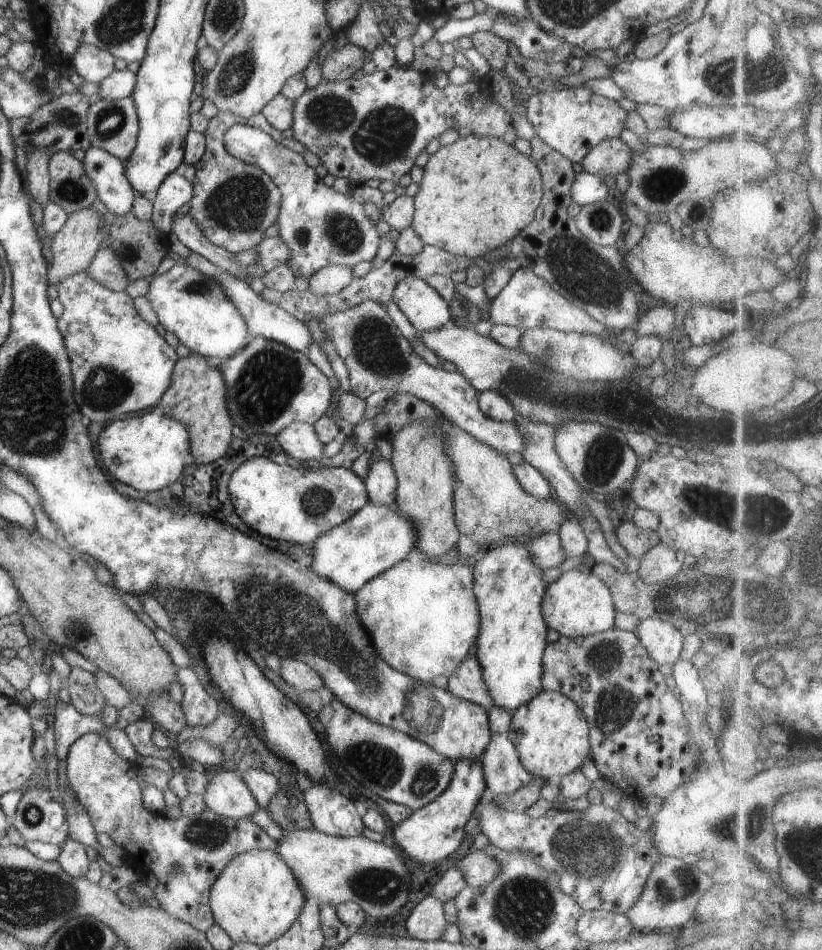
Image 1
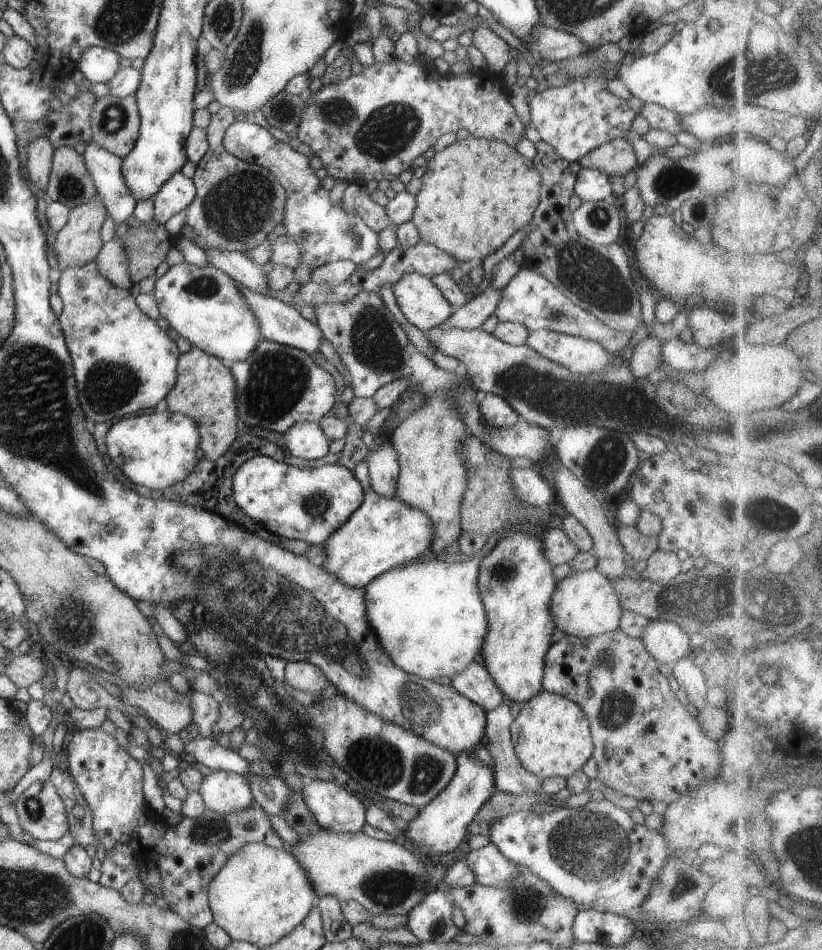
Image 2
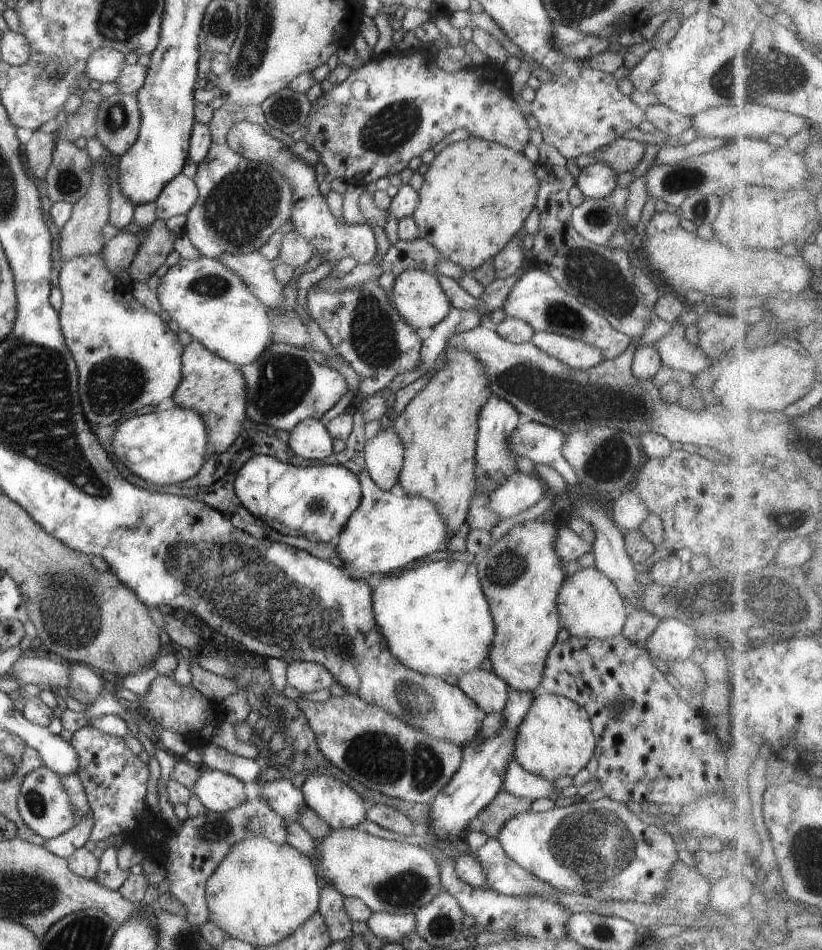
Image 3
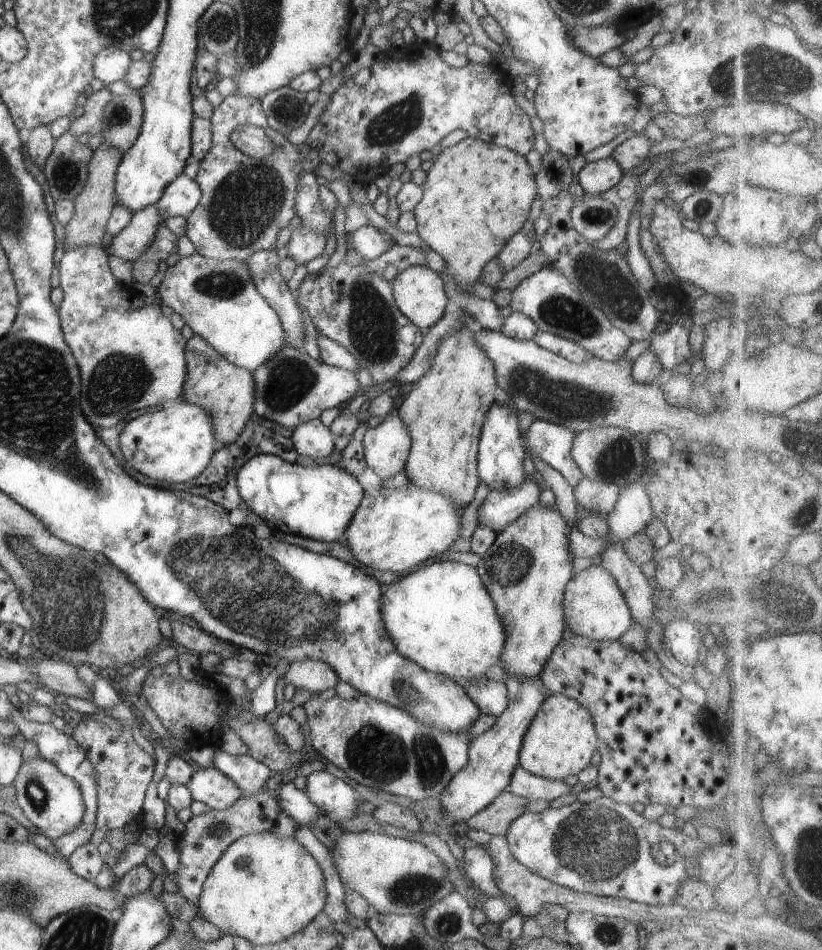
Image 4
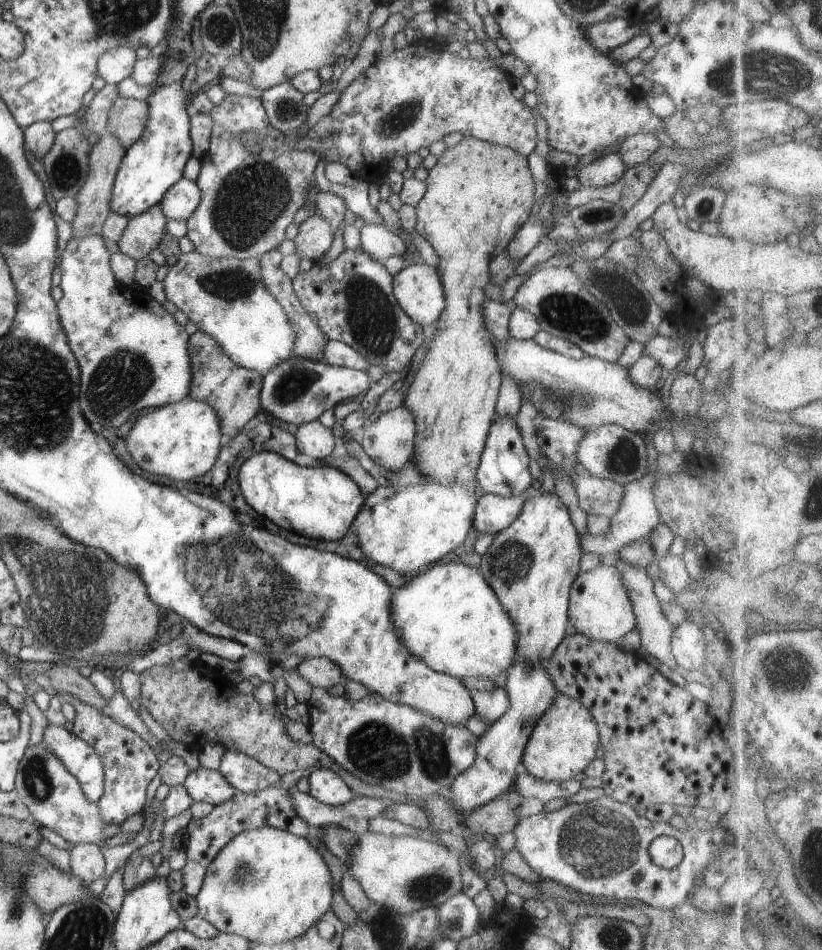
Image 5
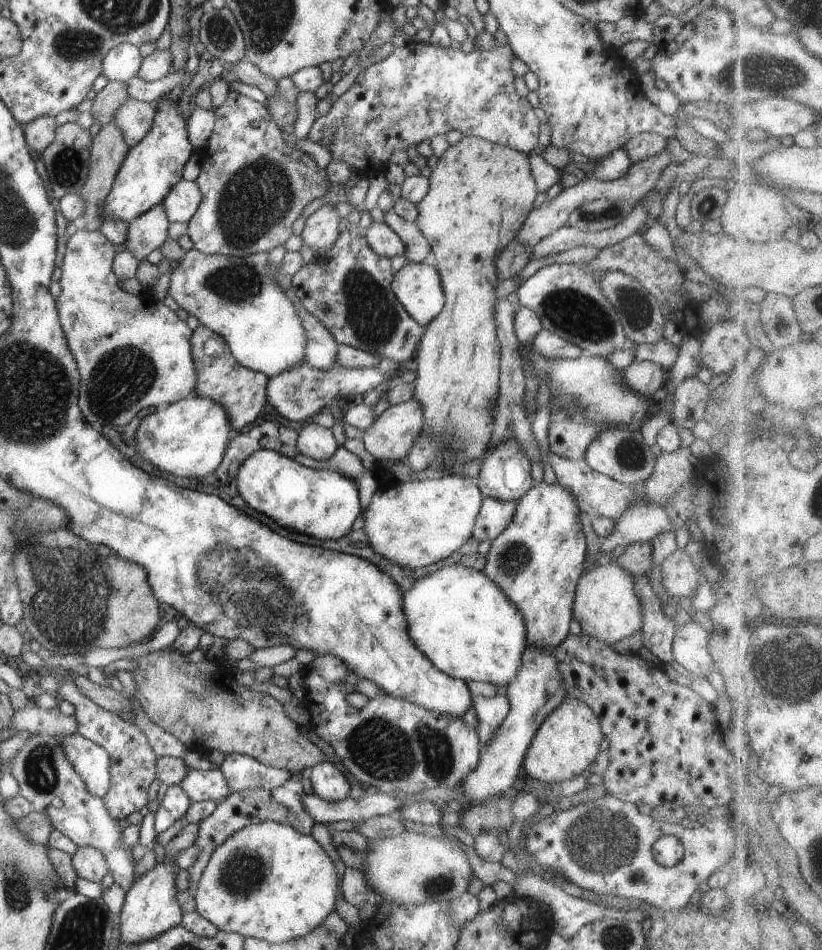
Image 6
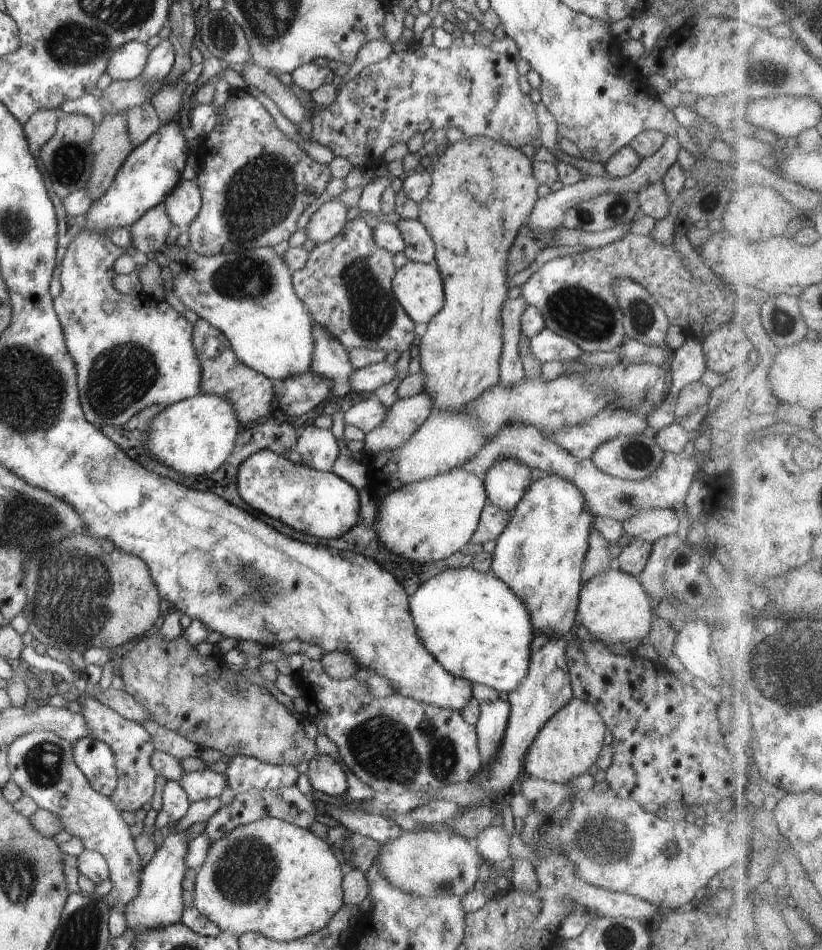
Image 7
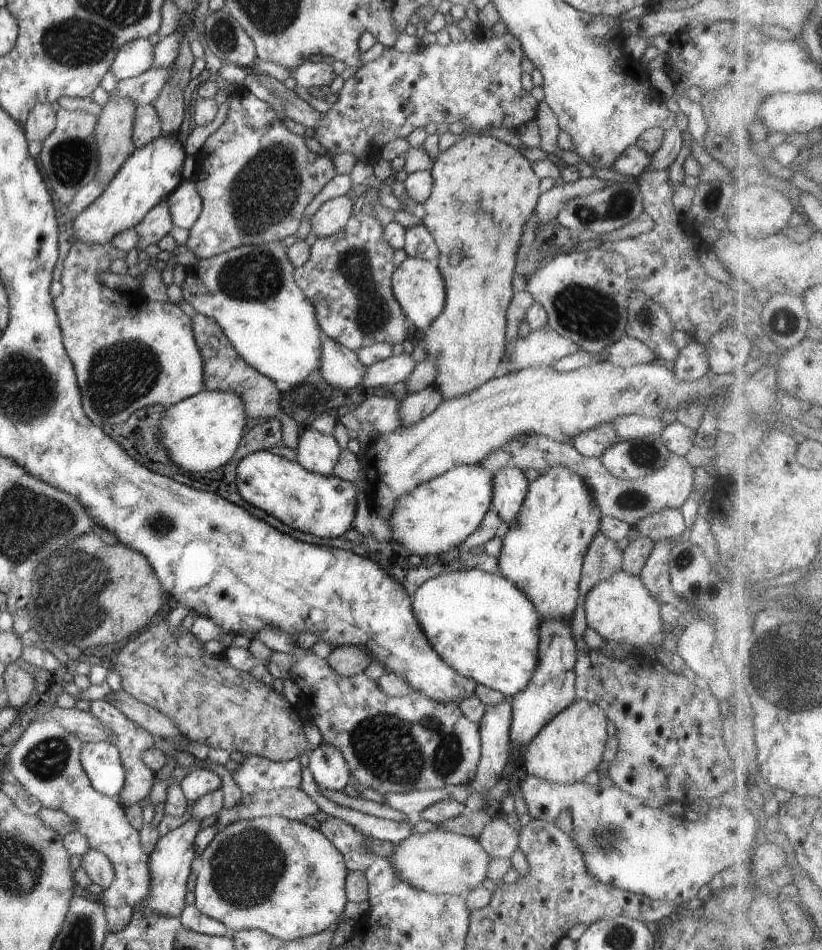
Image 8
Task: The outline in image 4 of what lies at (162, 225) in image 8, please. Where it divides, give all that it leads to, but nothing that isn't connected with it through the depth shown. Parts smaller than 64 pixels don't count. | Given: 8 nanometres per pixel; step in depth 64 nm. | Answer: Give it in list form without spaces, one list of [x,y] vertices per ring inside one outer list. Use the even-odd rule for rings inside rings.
[[[155,204],[134,212],[130,224],[112,238],[106,247],[109,256],[133,262],[152,244],[156,230],[162,226],[162,217]]]

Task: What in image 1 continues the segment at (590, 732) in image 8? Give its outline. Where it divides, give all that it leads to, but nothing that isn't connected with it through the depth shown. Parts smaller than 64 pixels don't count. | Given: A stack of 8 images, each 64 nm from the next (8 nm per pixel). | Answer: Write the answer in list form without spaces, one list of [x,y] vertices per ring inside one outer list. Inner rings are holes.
[[[542,690],[529,700],[519,706],[511,714],[511,730],[510,741],[518,750],[520,762],[522,766],[533,775],[544,780],[560,779],[576,769],[580,769],[584,759],[591,754],[589,743],[589,726],[586,717],[584,716],[580,707],[570,698],[554,692],[552,690]]]

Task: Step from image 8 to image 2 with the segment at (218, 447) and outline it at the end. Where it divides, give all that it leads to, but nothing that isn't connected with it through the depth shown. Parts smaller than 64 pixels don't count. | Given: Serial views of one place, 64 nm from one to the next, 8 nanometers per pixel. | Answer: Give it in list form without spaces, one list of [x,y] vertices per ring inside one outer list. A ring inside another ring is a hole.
[[[161,400],[157,407],[152,414],[140,414],[113,423],[104,440],[109,458],[125,477],[132,484],[145,486],[153,491],[184,480],[192,472],[196,462],[202,459],[200,432],[196,422],[184,414],[171,414],[165,400]]]

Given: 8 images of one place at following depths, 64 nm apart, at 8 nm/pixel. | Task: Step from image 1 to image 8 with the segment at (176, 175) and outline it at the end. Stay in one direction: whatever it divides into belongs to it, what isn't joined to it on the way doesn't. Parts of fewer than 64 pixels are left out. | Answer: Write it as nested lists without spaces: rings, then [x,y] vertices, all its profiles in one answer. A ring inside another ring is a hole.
[[[184,180],[167,198],[174,227],[187,231],[194,226],[203,209],[203,200],[193,180]]]

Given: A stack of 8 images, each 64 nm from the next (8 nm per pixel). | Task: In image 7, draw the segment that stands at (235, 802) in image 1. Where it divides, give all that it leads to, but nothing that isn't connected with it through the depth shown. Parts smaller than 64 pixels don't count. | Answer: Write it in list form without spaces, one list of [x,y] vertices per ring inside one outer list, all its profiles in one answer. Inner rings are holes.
[[[209,769],[184,773],[179,780],[190,802],[219,798],[226,788],[227,780],[222,773]]]

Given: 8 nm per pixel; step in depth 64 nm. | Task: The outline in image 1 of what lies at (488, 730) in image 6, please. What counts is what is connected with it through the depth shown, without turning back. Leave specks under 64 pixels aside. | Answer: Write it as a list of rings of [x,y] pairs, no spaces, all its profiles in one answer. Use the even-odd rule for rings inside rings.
[[[474,652],[456,666],[456,670],[448,677],[448,688],[450,694],[456,698],[473,702],[474,704],[489,709],[494,706],[492,698],[488,698],[488,686],[484,684],[482,670]]]

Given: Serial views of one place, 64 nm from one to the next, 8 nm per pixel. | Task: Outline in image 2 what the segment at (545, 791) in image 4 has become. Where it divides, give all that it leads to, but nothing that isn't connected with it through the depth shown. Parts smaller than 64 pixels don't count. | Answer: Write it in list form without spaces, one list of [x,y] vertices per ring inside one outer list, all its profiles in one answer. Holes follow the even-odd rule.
[[[506,703],[496,706],[494,710],[486,711],[486,741],[484,746],[488,748],[488,754],[492,756],[494,760],[494,768],[492,768],[492,774],[494,774],[494,786],[496,790],[500,792],[510,794],[524,794],[524,792],[538,792],[543,795],[542,782],[543,778],[536,776],[524,770],[520,760],[516,756],[514,745],[511,742],[510,724],[514,722],[515,713],[512,708]]]

